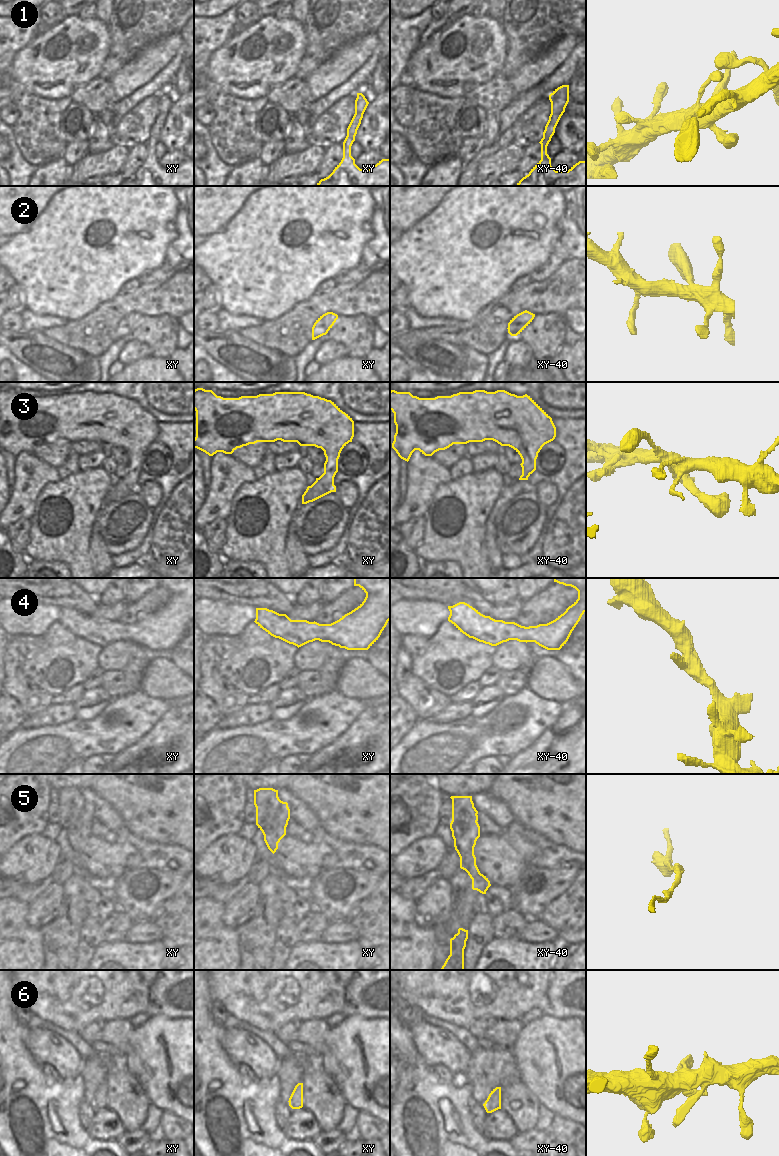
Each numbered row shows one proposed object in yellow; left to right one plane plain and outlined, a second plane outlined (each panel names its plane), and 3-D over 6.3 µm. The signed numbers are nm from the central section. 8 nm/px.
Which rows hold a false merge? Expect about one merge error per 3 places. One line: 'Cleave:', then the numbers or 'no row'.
Cleave: no row

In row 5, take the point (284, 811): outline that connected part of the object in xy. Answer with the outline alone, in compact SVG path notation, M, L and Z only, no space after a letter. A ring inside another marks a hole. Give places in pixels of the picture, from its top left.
M259 788L254 790L254 805L256 825L262 831L268 849L274 854L278 843L286 835L290 819L288 803L279 799L278 790Z

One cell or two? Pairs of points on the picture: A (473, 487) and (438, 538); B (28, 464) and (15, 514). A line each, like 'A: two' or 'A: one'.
A: one
B: one

